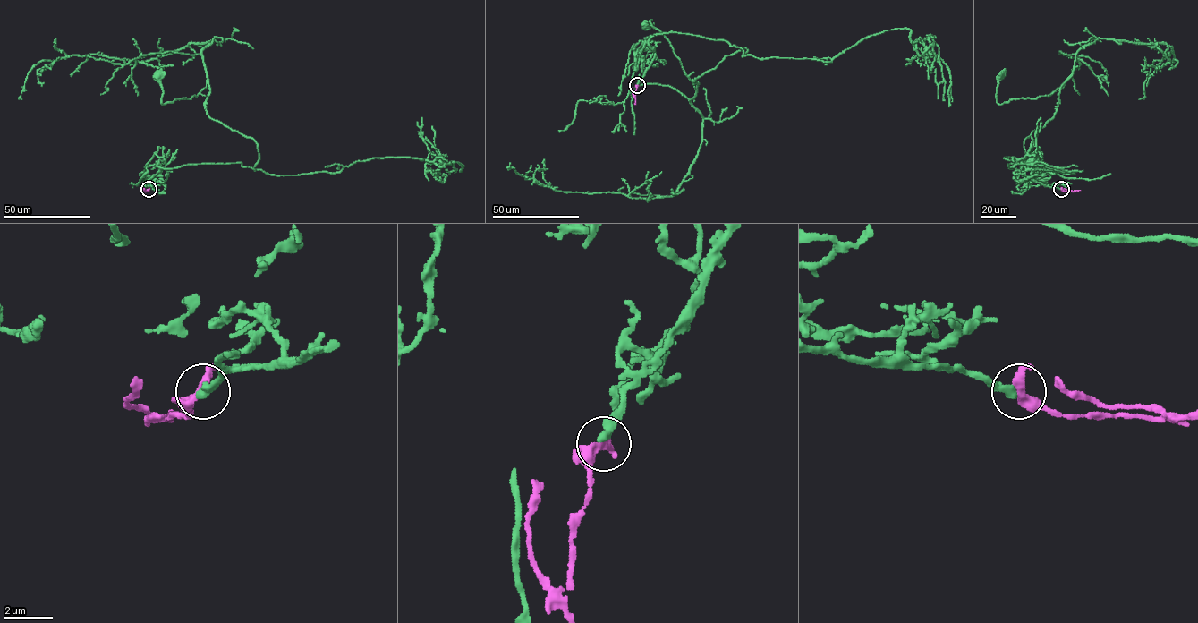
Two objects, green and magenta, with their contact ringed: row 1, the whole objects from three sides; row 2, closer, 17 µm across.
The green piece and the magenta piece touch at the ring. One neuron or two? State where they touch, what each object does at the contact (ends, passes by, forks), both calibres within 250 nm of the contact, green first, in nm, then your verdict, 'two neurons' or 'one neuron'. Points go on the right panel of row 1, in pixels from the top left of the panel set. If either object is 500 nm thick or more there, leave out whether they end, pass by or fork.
(1061, 189) | green ends | magenta passes by | 360/320 nm | one neuron

